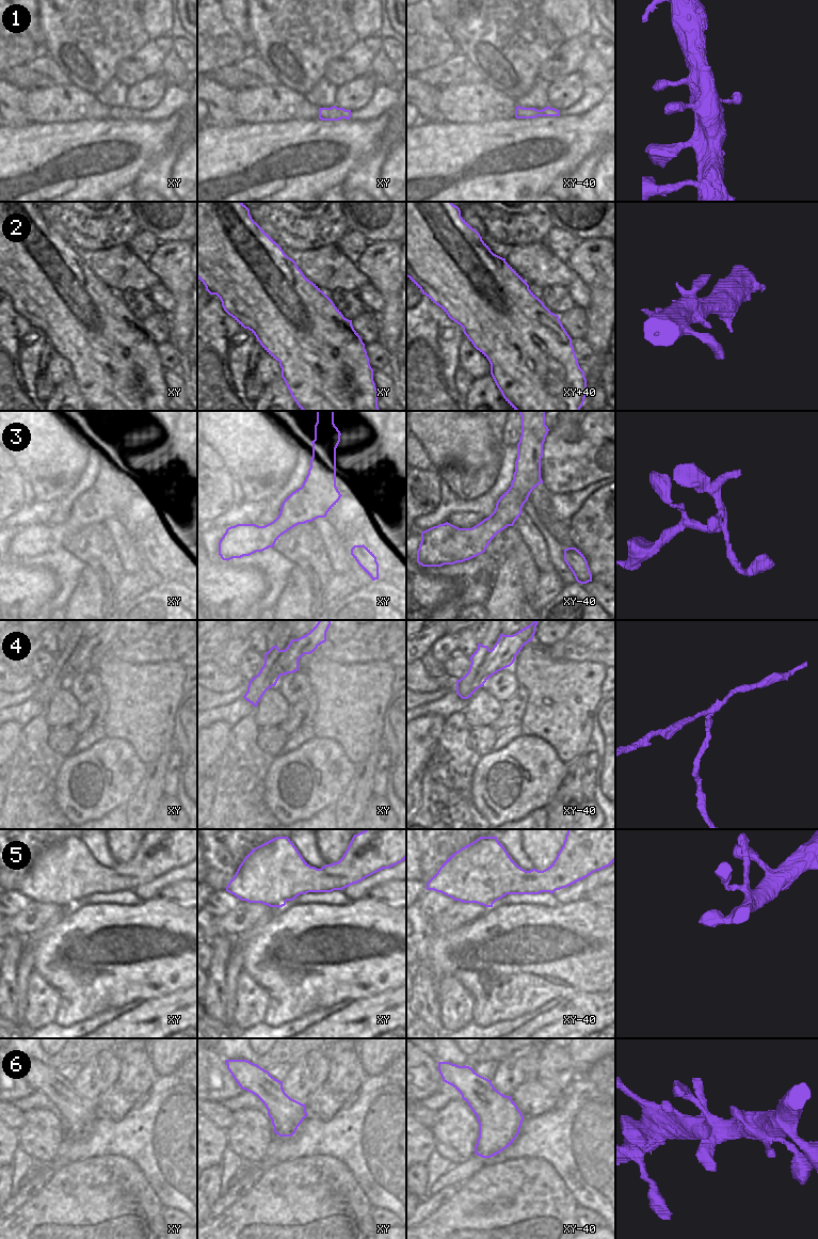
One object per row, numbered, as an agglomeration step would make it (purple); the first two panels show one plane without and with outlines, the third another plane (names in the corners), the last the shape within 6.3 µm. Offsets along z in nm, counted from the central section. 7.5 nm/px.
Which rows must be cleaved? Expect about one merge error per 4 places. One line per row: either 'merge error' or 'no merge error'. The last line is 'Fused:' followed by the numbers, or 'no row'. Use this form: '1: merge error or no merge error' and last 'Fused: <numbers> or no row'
1: no merge error
2: no merge error
3: no merge error
4: merge error
5: no merge error
6: no merge error
Fused: 4

